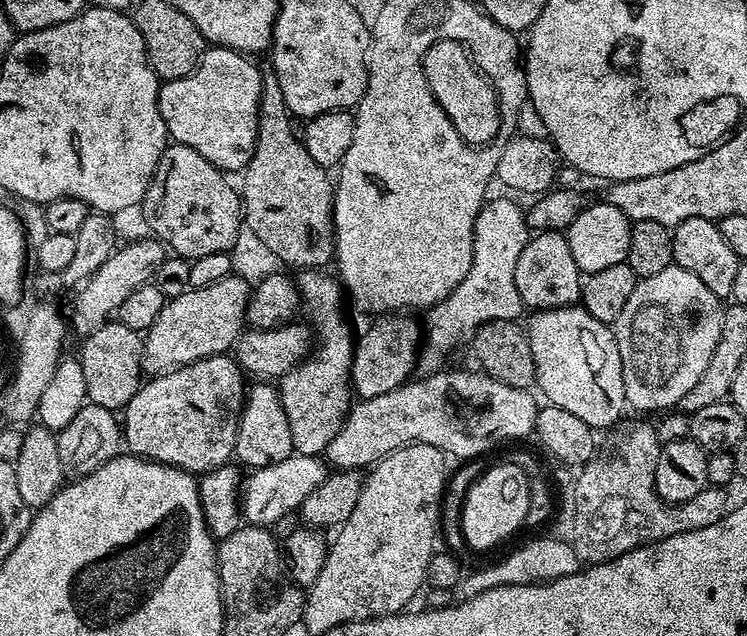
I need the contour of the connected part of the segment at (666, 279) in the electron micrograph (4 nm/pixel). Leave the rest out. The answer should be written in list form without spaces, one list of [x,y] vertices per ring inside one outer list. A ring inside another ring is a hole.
[[[676,264],[658,274],[637,279],[634,294],[630,294],[614,325],[618,354],[622,358],[624,399],[629,409],[660,414],[675,409],[680,400],[690,394],[706,366],[710,366],[710,354],[714,354],[714,346],[718,346],[722,334],[724,310],[721,297],[715,296],[690,270],[682,270]]]

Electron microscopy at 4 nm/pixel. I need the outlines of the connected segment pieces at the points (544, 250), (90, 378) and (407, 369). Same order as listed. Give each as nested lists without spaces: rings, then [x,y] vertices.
[[[536,232],[529,235],[514,269],[514,281],[525,309],[566,308],[575,305],[580,298],[582,273],[578,262],[574,262],[574,254],[570,254],[567,235],[564,232]]]
[[[109,322],[83,337],[81,344],[84,345],[80,348],[78,359],[86,377],[88,400],[103,408],[123,410],[142,383],[144,342],[141,333],[130,330],[130,326],[125,324]]]
[[[384,314],[377,324],[355,341],[352,350],[352,391],[360,400],[378,398],[378,394],[390,394],[398,386],[408,383],[415,373],[417,357],[422,347],[422,324],[412,314]]]

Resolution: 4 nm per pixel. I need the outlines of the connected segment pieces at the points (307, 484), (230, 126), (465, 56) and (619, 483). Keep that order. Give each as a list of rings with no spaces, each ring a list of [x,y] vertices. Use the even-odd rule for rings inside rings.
[[[293,454],[274,462],[274,466],[262,466],[251,473],[252,476],[242,484],[242,516],[249,524],[260,528],[274,526],[278,518],[296,512],[305,498],[330,474],[330,468],[320,456],[301,456]]]
[[[205,47],[196,69],[186,78],[163,81],[158,94],[158,110],[169,137],[198,150],[206,162],[225,174],[243,173],[256,145],[262,72],[248,60],[243,52]]]
[[[439,40],[434,42],[426,50],[424,55],[424,77],[442,110],[450,118],[454,130],[467,144],[473,146],[483,146],[493,143],[496,136],[502,132],[502,109],[500,100],[496,96],[496,85],[488,81],[487,76],[477,68],[476,63],[472,60],[472,55],[467,48],[458,40]]]
[[[651,423],[640,424],[629,430],[628,437],[613,456],[597,455],[579,469],[571,543],[580,562],[605,564],[640,544],[657,544],[674,534],[714,526],[714,522],[729,511],[725,489],[720,486],[704,488],[702,494],[694,494],[690,502],[664,503],[654,486],[660,445],[655,427]]]

